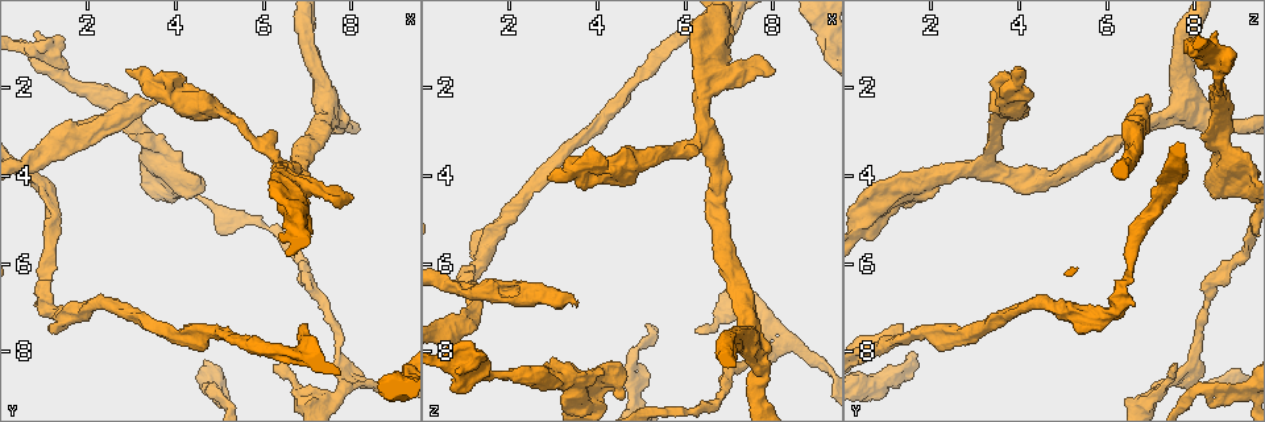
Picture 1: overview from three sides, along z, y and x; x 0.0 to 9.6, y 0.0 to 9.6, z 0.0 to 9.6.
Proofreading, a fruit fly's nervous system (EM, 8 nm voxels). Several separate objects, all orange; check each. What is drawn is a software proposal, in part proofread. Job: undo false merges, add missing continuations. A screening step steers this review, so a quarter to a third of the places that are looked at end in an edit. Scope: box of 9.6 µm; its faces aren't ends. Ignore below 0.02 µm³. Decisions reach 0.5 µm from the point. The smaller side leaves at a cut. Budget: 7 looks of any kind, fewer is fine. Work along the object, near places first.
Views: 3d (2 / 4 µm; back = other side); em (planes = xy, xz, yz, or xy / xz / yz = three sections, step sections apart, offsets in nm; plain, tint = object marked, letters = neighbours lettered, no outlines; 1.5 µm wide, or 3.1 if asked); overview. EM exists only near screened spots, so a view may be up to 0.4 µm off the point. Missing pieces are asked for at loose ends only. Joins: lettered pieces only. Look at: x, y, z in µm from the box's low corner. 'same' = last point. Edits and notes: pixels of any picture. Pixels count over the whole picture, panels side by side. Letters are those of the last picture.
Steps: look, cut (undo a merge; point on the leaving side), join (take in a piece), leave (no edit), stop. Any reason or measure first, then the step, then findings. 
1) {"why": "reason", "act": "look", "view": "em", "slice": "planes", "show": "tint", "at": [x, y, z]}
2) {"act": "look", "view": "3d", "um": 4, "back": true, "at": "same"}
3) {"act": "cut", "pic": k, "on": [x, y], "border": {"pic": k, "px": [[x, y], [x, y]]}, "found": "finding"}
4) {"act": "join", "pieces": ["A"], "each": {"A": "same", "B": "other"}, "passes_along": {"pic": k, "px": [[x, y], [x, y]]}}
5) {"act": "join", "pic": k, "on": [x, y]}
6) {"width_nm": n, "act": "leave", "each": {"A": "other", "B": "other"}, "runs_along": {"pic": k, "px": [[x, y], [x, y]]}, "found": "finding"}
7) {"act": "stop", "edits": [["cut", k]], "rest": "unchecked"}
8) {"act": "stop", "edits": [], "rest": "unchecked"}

{"why": "branch stops here", "act": "look", "view": "em", "slice": "xy", "step": 8, "show": "letters", "at": [8.15, 8.45, 8.10]}

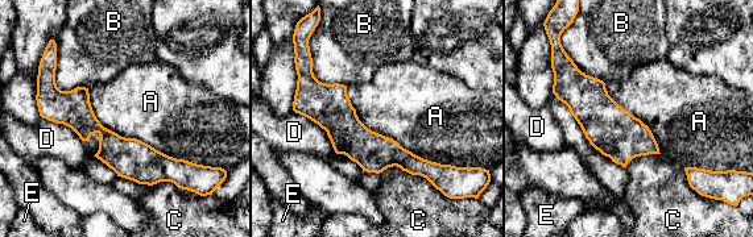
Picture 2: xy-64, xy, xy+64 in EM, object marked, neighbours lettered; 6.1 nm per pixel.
{"act": "look", "view": "em", "slice": "planes", "show": "letters", "at": "same"}

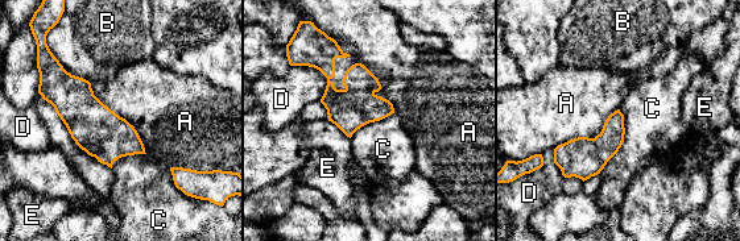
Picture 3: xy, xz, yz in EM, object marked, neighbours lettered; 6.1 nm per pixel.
{"longest_contact_nm": ["A", 550], "act": "leave", "each": {"A": "other", "B": "other", "C": "other", "D": "other", "E": "other"}, "border": {"pic": 3, "px": [[619, 108], [624, 141], [599, 173]]}, "found": "no lettered piece goes on from it"}

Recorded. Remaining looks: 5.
{"why": "stops while still wide", "act": "look", "view": "3d", "um": 4, "at": [3.05, 3.10, 8.10]}

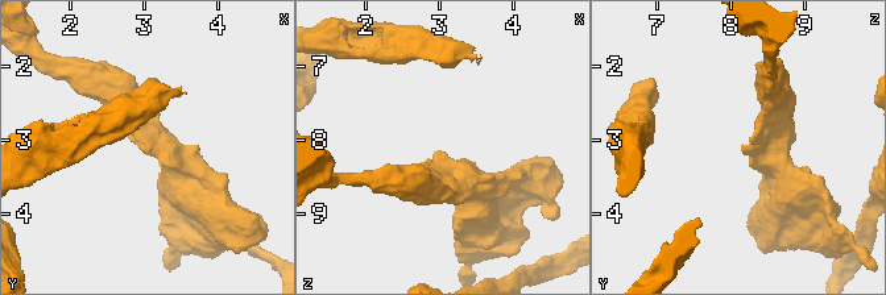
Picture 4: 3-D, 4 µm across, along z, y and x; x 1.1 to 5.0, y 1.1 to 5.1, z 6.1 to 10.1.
{"act": "look", "view": "em", "slice": "planes", "show": "tint", "at": [3.00, 3.15, 8.15]}

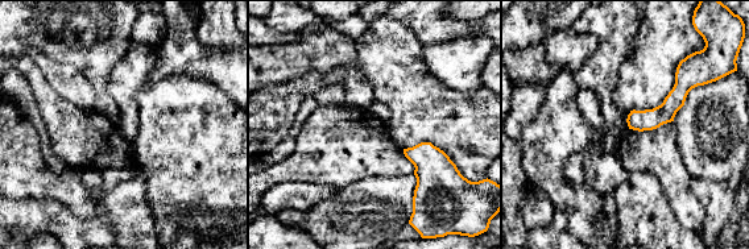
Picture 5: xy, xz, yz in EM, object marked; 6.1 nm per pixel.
{"why": "what lies round it", "act": "look", "view": "em", "slice": "planes", "show": "letters", "at": "same"}

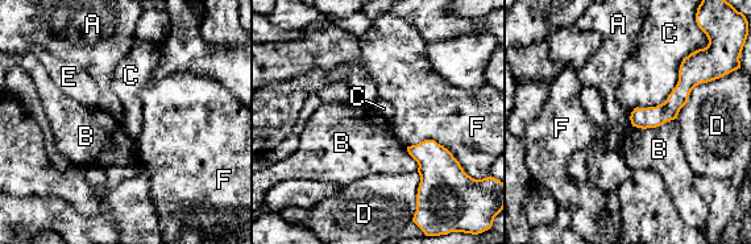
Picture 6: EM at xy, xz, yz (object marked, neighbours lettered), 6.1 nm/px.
{"act": "leave", "each": {"A": "other", "B": "other", "C": "other", "D": "other", "E": "other", "F": "other"}, "runs_along": {"pic": 6, "px": [[692, 73], [659, 115], [635, 123]]}, "found": "none of them fits"}

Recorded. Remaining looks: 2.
{"act": "stop", "edits": [], "rest": "unchecked"}

